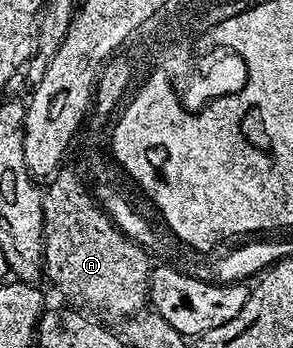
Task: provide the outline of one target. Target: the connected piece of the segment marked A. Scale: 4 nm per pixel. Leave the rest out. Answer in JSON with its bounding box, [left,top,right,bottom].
[42,172,151,317]

